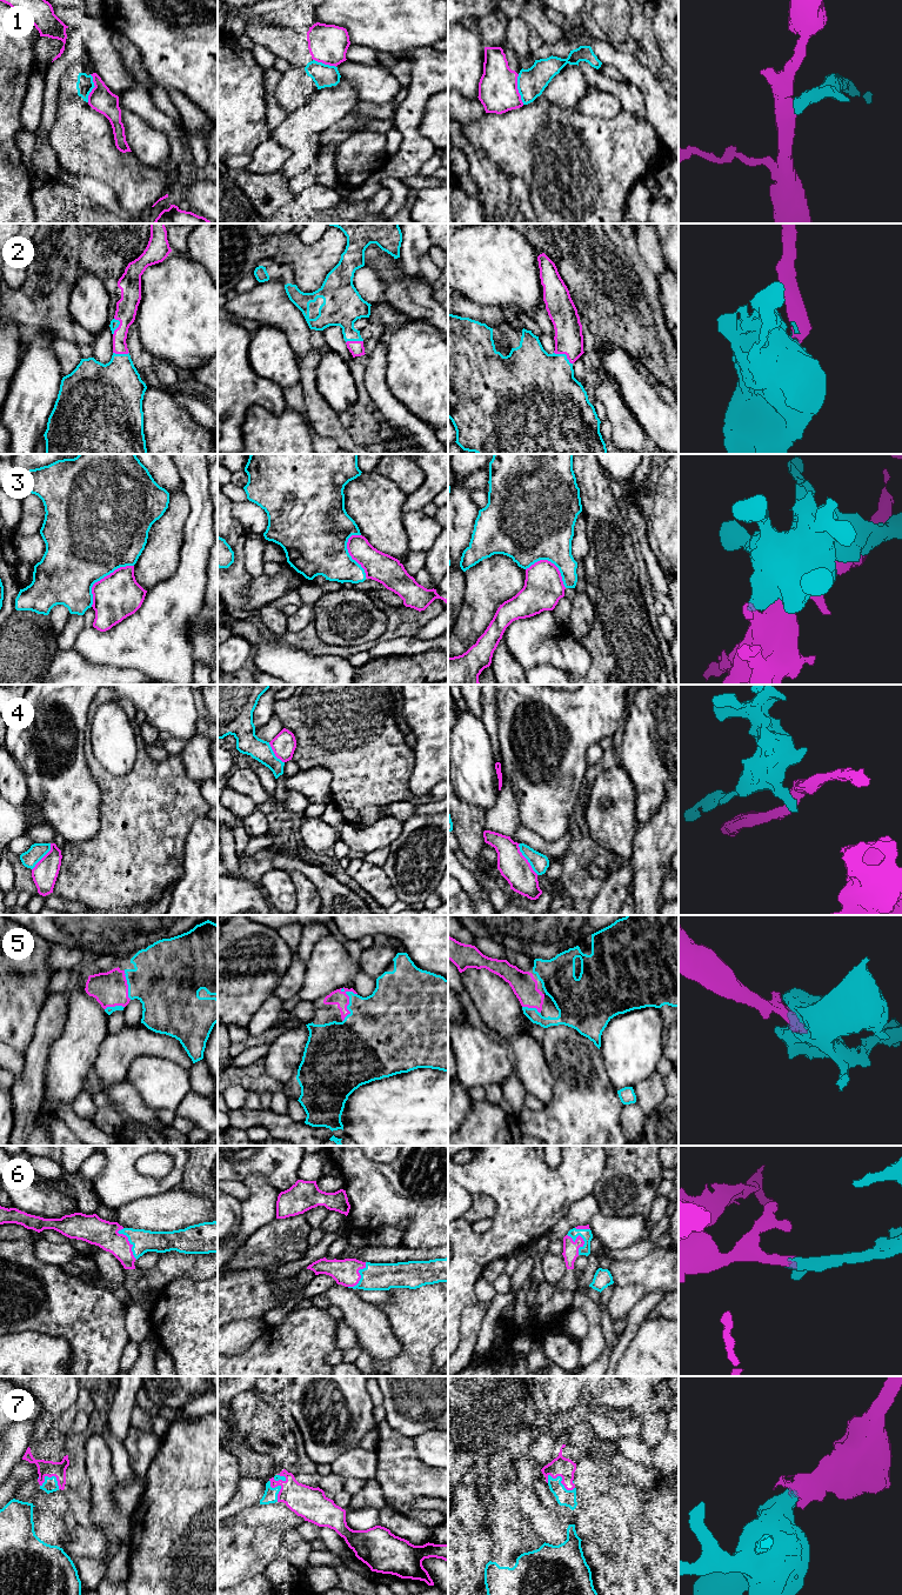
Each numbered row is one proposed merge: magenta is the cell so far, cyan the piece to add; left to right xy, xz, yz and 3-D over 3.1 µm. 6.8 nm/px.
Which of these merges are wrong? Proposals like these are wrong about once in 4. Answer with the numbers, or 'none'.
1, 3, 4

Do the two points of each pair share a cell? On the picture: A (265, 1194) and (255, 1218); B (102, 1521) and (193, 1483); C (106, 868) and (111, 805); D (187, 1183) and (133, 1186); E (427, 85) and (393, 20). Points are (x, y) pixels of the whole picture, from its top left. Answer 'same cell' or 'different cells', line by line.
A: same cell
B: different cells
C: same cell
D: different cells
E: different cells

